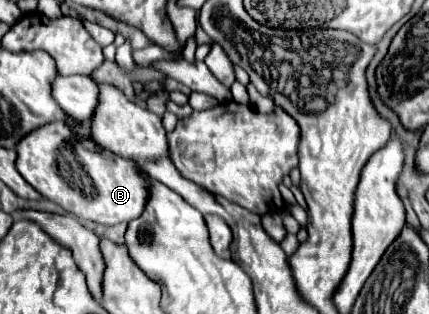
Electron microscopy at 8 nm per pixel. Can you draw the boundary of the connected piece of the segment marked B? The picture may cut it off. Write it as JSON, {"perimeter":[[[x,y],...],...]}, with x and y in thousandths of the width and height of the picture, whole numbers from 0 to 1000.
{"perimeter":[[[112,392],[61,430],[42,468],[37,538],[47,557],[107,634],[135,646],[149,672],[182,697],[205,697],[238,717],[275,717],[331,685],[345,602],[322,557],[312,513],[284,506],[261,481],[182,443],[149,392]]]}

